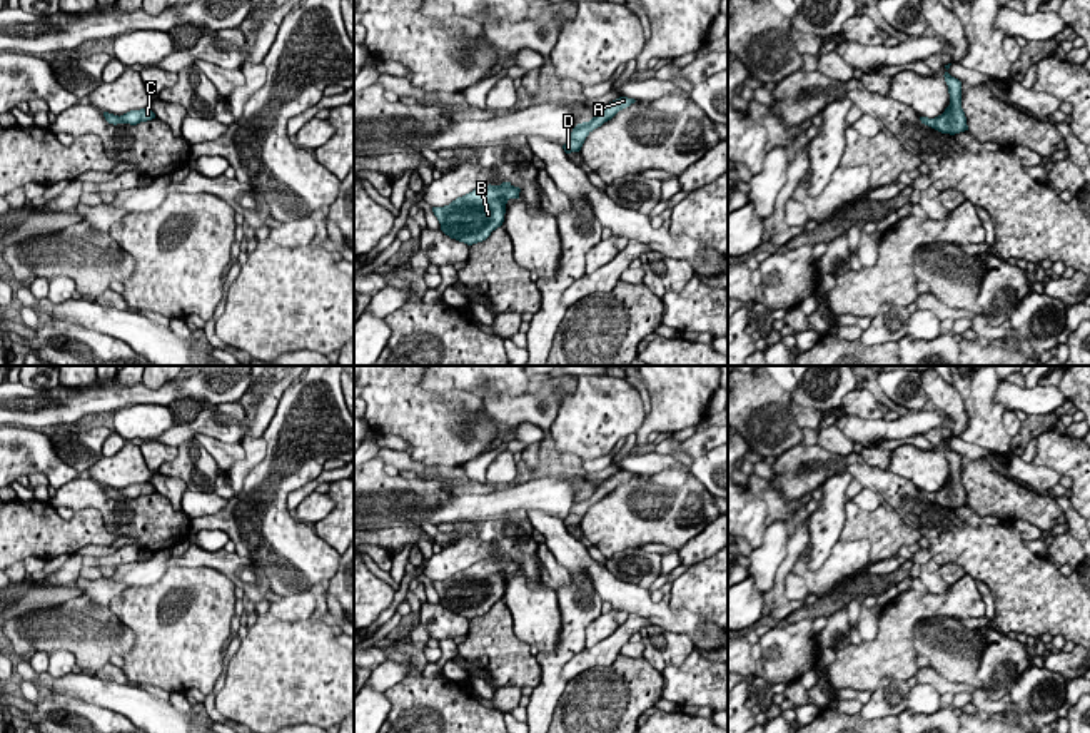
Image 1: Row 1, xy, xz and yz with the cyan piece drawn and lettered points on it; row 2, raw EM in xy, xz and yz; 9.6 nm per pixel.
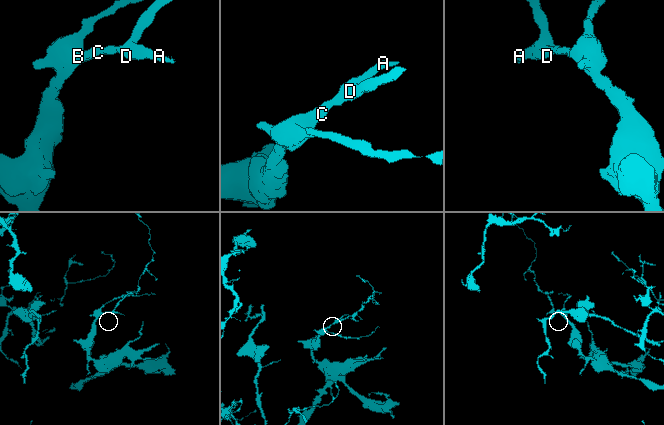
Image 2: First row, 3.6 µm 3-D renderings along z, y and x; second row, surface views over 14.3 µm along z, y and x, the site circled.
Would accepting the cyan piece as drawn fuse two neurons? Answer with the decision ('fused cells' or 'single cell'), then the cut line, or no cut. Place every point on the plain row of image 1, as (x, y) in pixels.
single cell; cut none

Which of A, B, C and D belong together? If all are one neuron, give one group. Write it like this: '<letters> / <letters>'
A B C D

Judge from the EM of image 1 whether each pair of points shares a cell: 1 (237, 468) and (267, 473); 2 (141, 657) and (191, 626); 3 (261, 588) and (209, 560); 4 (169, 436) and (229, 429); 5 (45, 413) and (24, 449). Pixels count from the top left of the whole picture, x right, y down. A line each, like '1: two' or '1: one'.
1: two
2: one
3: one
4: one
5: two

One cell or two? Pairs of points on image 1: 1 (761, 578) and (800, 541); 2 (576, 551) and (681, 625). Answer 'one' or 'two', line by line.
1: two
2: one

